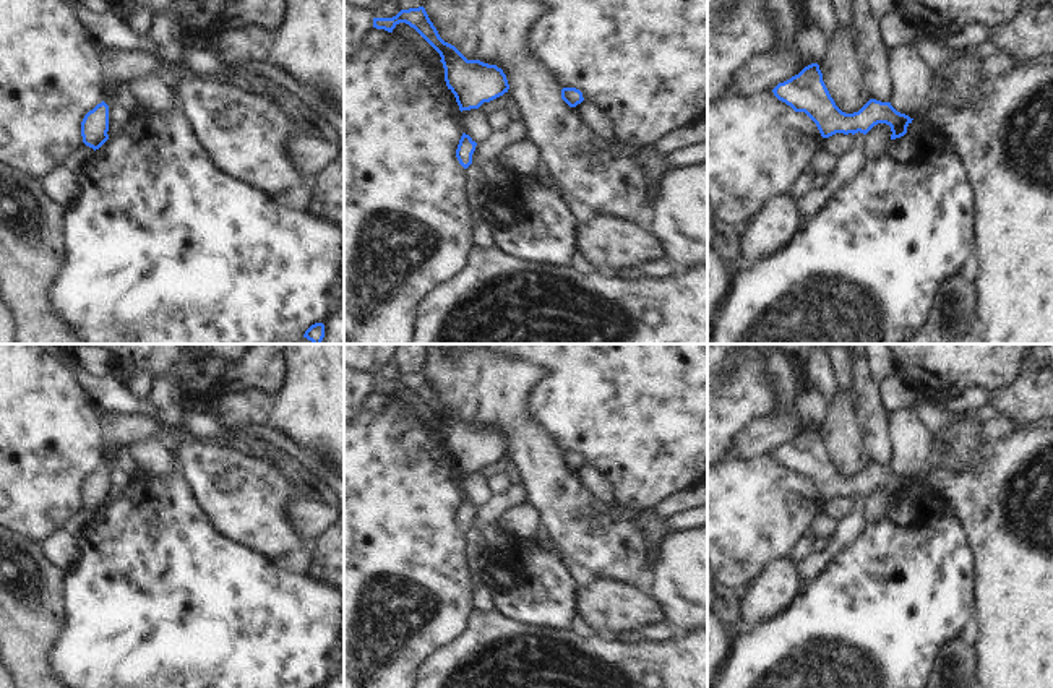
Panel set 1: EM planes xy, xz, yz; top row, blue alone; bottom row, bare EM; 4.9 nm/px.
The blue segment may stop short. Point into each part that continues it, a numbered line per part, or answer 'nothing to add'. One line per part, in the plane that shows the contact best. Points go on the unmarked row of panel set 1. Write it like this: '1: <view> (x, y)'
nothing to add

